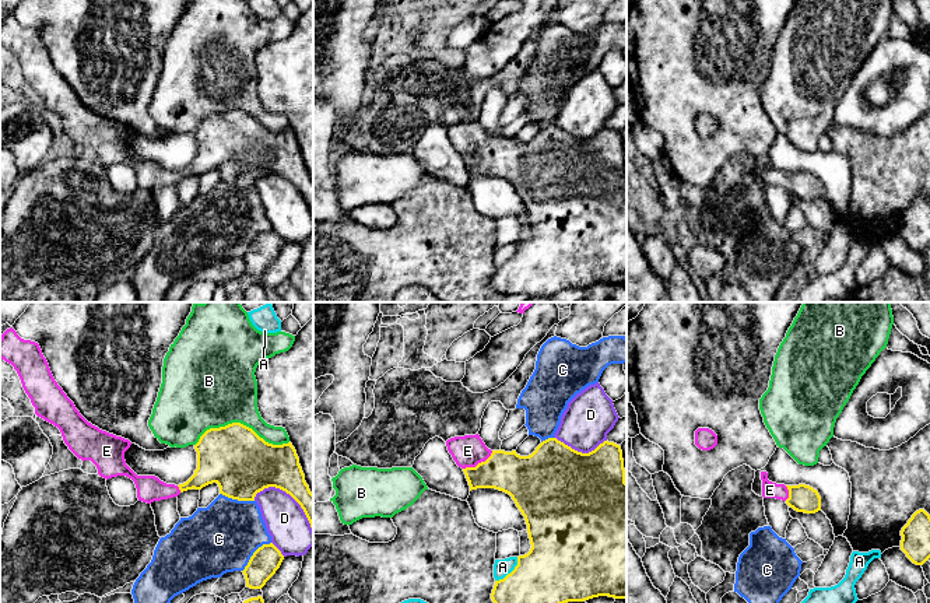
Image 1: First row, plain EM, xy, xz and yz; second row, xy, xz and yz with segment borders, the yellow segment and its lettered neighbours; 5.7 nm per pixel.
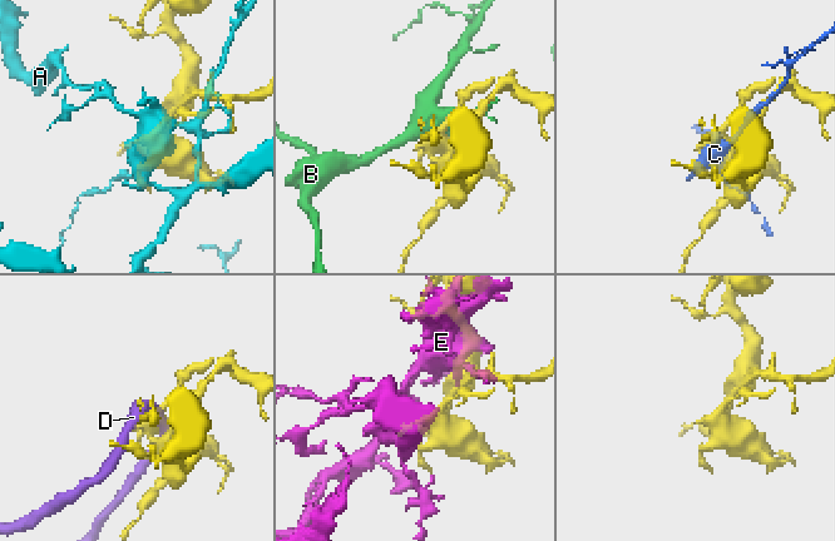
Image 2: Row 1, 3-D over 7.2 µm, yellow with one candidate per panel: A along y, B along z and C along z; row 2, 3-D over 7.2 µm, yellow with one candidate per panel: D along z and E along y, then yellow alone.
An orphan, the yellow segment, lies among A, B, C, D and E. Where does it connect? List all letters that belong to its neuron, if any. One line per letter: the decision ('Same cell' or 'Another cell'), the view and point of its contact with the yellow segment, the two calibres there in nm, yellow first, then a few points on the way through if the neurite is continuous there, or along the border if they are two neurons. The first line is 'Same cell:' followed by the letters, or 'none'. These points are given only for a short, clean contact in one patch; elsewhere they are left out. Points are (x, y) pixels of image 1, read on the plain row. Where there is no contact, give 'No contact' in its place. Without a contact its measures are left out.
Same cell: E
A: Another cell. Touches yellow at xz (511, 259). Thickness 380 nm (yellow) against 100 nm
B: Another cell. Touches yellow at xy (239, 109). Thickness 360 nm (yellow) against 460 nm
C: Another cell. Touches yellow at xy (253, 241). Thickness 170 nm (yellow) against 400 nm
D: Another cell. Touches yellow at xy (291, 182). Thickness 280 nm (yellow) against 240 nm
E: Same cell. Touches yellow at xz (478, 150). Thickness 240 nm (yellow) against 180 nm. Path across: xz (519, 162), (484, 155), (478, 150), (467, 137)

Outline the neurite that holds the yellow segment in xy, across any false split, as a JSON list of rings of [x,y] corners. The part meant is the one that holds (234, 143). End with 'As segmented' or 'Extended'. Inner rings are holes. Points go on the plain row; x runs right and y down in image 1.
[[[10,14],[0,24],[0,45],[14,53],[25,80],[35,94],[35,101],[60,116],[69,136],[83,148],[91,147],[96,152],[98,161],[106,166],[117,162],[131,165],[137,175],[138,187],[151,190],[178,183],[187,176],[201,176],[213,169],[217,169],[220,180],[228,185],[255,187],[257,179],[276,173],[289,180],[301,192],[313,218],[313,180],[305,168],[299,144],[291,129],[273,132],[260,125],[252,115],[241,109],[232,109],[225,113],[210,115],[200,123],[194,132],[197,155],[186,169],[175,172],[166,171],[155,162],[137,162],[124,147],[124,139],[130,134],[131,129],[99,116],[80,101],[74,90],[55,67],[38,29],[21,25]]]. Extended

